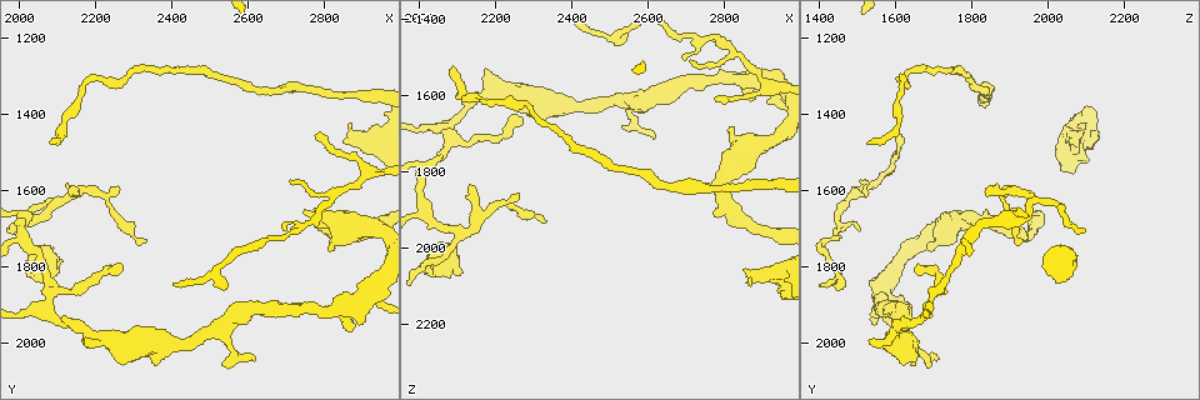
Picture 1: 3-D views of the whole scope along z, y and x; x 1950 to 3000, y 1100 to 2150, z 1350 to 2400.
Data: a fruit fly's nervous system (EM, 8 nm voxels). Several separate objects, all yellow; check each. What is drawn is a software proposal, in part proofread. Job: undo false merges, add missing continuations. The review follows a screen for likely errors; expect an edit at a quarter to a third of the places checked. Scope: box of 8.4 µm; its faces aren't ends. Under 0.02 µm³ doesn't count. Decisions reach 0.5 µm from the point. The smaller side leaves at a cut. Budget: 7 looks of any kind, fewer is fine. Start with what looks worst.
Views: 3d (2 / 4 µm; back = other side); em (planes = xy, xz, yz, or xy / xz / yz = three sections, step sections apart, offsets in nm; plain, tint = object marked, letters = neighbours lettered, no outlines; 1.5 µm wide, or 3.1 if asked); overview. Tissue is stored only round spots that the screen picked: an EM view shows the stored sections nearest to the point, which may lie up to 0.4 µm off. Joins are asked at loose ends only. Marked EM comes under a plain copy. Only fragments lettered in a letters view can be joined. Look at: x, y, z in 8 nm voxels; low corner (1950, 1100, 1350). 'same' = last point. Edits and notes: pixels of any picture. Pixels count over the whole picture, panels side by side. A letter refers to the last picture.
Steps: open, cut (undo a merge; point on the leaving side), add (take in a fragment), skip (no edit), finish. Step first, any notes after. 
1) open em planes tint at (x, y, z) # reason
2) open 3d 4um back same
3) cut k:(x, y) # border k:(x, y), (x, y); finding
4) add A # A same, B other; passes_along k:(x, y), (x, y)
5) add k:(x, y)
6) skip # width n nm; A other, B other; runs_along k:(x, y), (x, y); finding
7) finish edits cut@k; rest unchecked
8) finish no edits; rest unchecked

open em planes letters at (2095, 1475, 1530) # long arm stops here

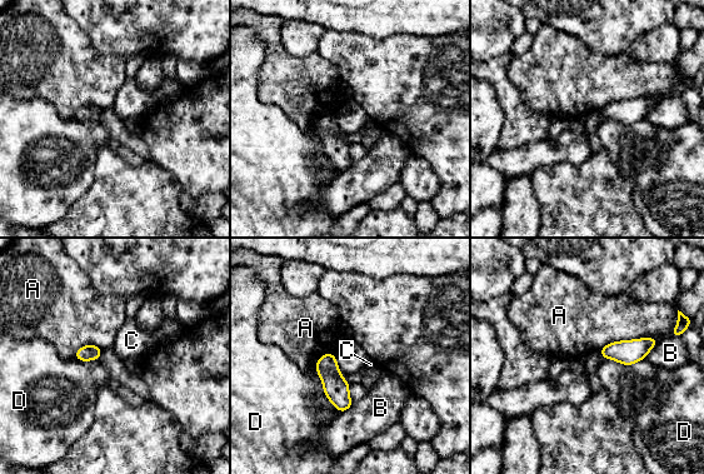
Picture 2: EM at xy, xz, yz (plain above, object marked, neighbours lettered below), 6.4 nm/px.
skip # A other, B other, C other, D other; border 2:(658, 340), (614, 340), (599, 350); no lettered fragment goes on from it

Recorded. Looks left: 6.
open em planes letters at (2085, 1865, 1710) # four or more arms meet

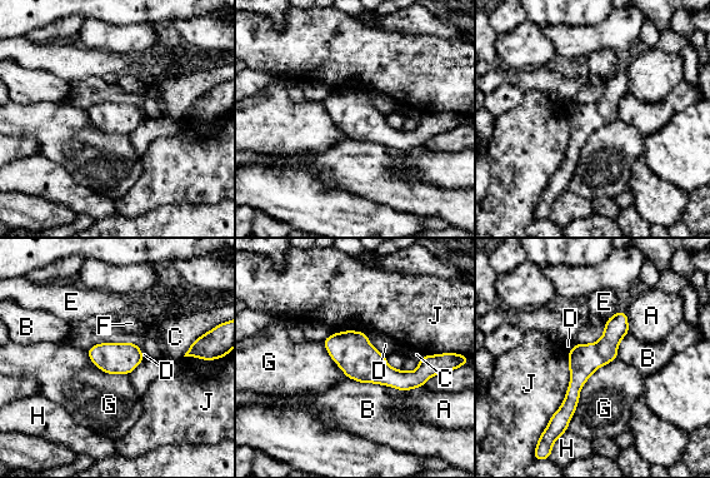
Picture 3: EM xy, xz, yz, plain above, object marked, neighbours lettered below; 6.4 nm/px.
skip # longest_contact G 550 nm; A other, B other, C other, D other, E other, F other, G other, H other, J other; runs_along 3:(623, 315), (580, 371), (556, 422); continuous, no second cell

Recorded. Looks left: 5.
open 3d 2um back at (2540, 1850, 1440) # branch stops here

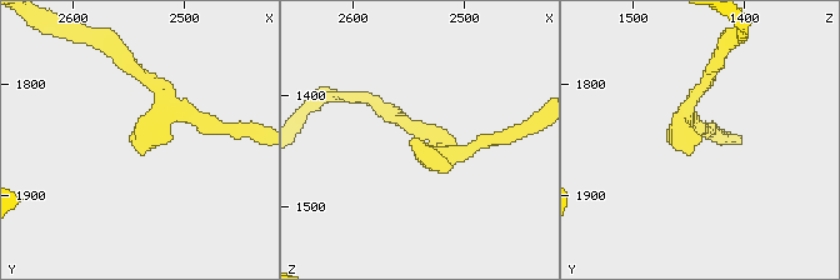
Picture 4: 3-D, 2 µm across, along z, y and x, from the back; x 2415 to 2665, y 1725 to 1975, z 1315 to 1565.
open em planes letters at (2546, 1852, 1444) # shape alone is not enough

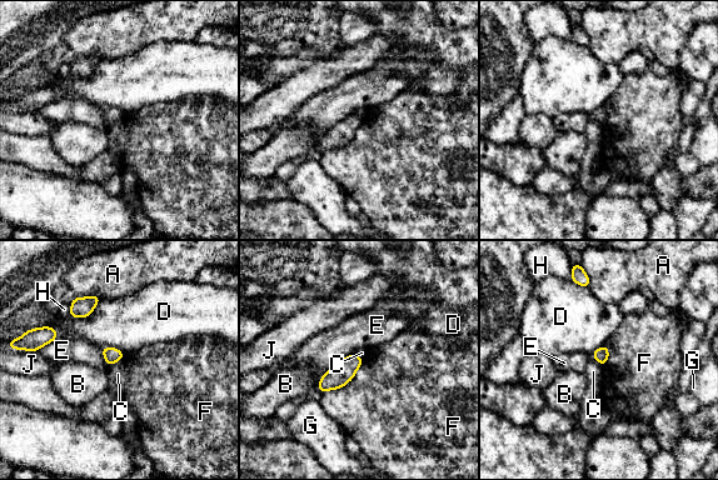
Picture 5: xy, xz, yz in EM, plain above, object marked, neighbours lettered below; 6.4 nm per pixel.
skip # width 90 nm; A other, B other, C other, D other, E other, F other, G other, H other, J other; border 5:(121, 359), (109, 366); no lettered fragment goes on from it

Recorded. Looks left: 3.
finish no edits; rest unchecked

